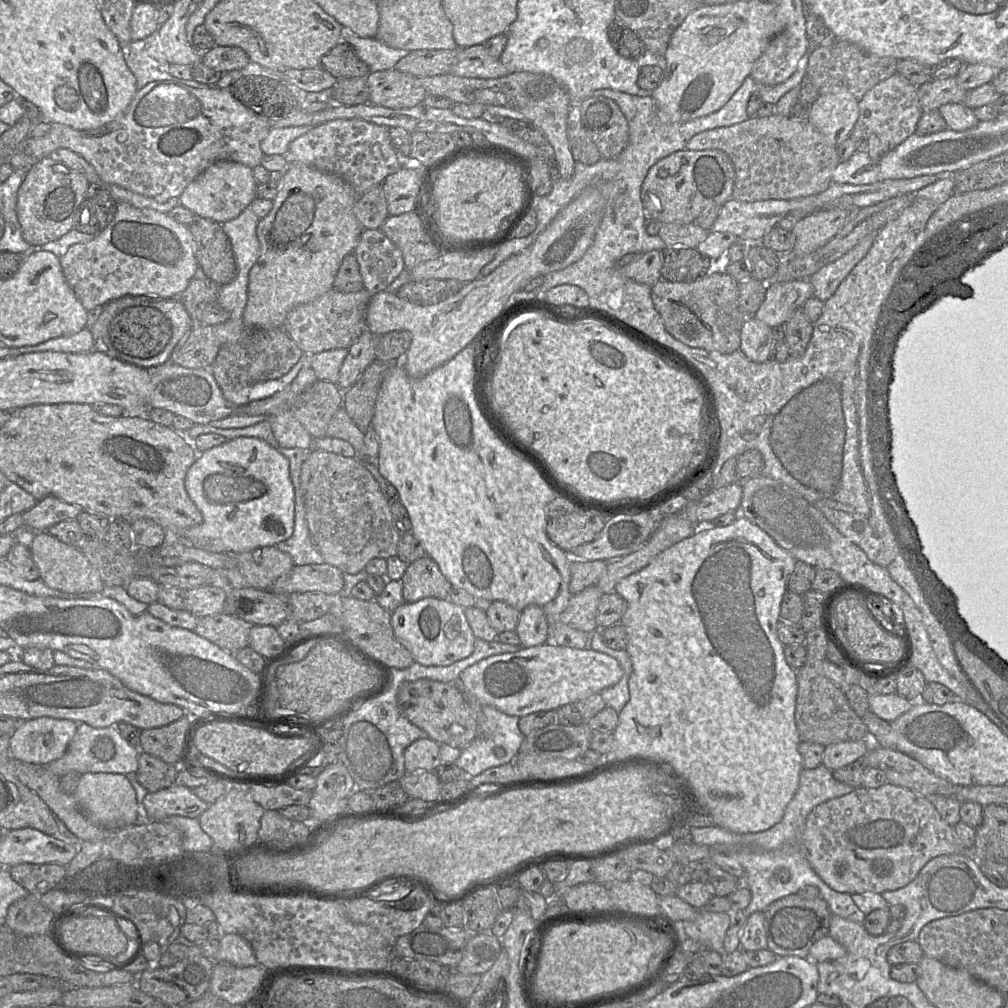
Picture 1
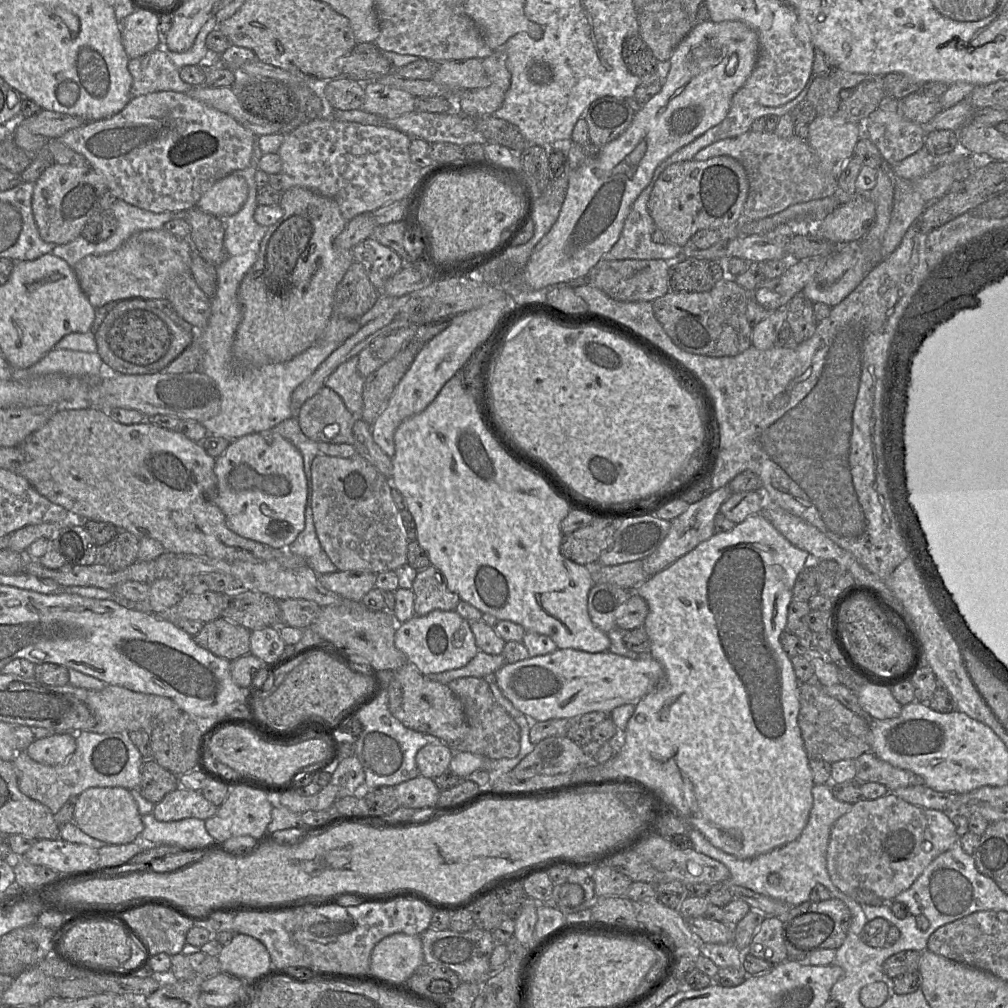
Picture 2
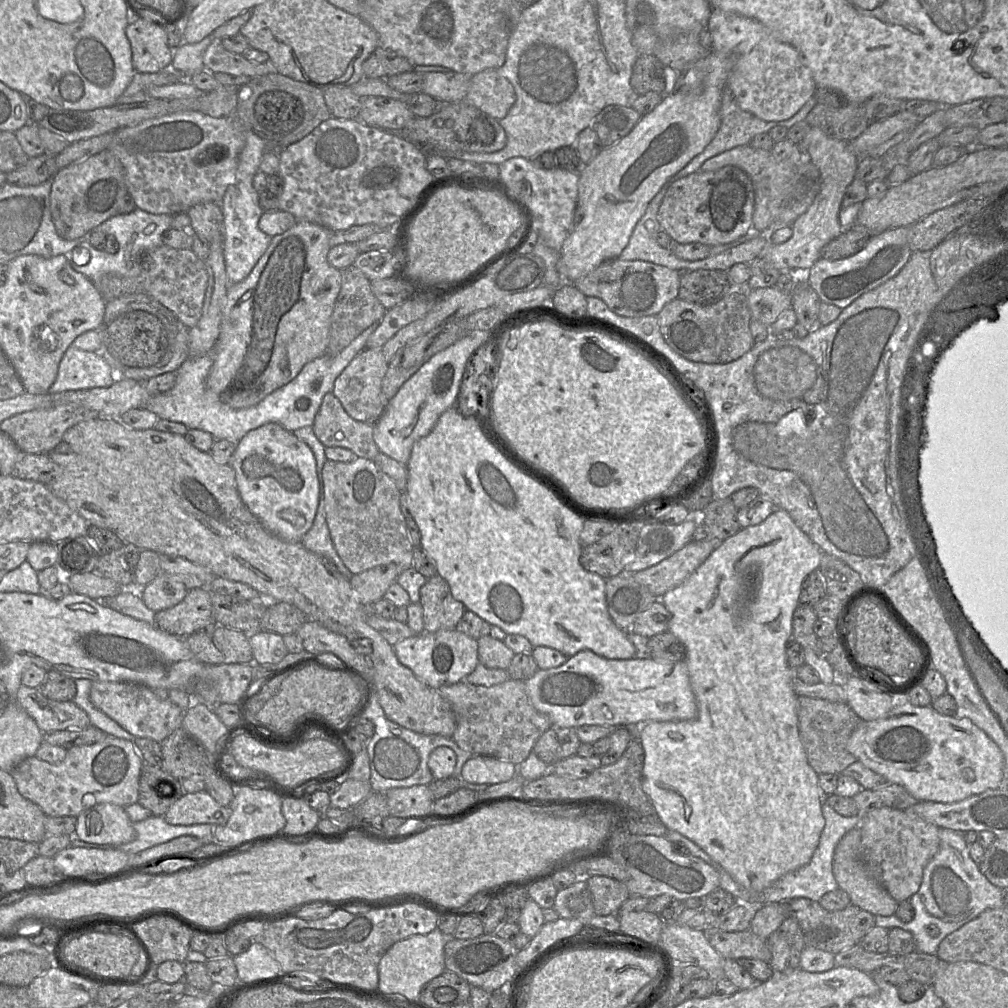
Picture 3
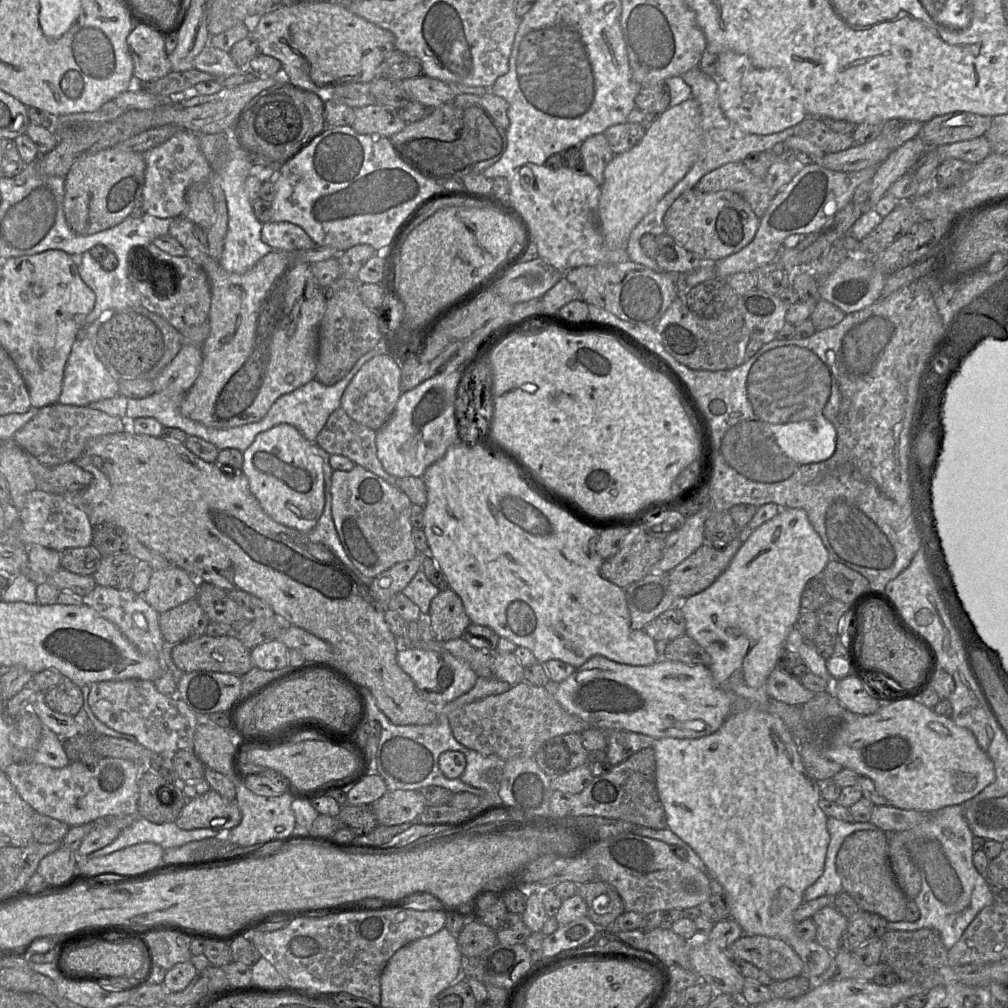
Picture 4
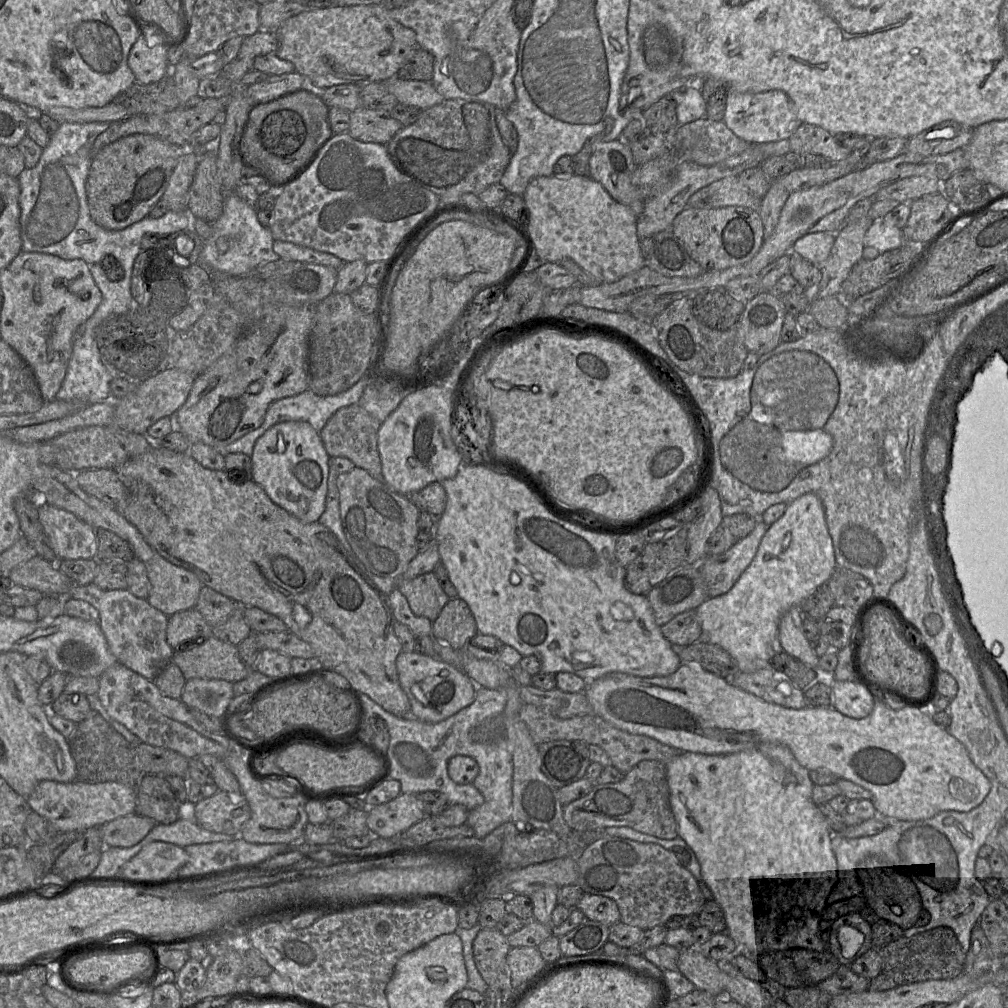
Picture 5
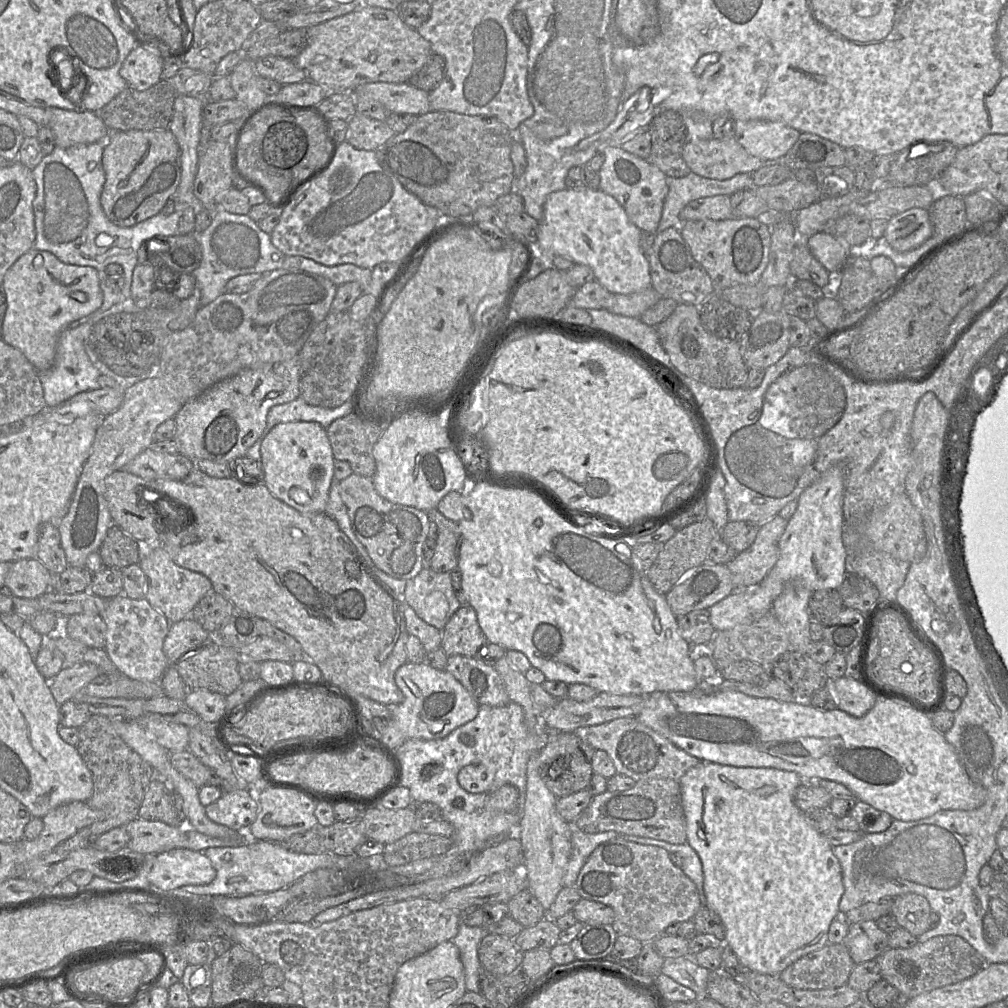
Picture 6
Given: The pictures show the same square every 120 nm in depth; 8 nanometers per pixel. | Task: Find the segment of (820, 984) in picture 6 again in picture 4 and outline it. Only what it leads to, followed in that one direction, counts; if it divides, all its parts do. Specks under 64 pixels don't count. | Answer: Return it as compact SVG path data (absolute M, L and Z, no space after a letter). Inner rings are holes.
M743 935L728 949L733 960L752 963L767 973L773 981L798 977L803 972L803 962L795 950L778 938Z

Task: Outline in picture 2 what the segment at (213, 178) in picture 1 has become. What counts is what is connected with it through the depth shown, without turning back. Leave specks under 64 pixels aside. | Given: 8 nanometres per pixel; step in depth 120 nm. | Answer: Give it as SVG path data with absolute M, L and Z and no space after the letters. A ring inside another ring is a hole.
M231 173L203 193L195 207L218 218L237 213L245 203L248 187L245 179Z

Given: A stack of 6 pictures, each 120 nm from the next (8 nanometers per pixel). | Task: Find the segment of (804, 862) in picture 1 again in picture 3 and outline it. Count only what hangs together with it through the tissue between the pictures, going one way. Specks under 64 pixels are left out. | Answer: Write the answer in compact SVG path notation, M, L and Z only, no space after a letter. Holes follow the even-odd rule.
M822 799L822 814L825 819L825 826L821 833L819 843L815 849L811 860L803 867L790 872L766 888L762 892L751 892L740 886L733 877L718 863L716 862L704 849L697 843L682 835L685 838L684 846L687 848L688 853L701 858L706 863L711 865L717 870L720 876L720 888L731 893L735 896L738 902L748 905L752 909L757 909L765 904L789 901L795 898L807 898L819 902L819 900L828 892L839 888L838 883L833 874L833 857L835 849L843 838L843 836L850 830L859 827L860 815L843 816L837 813L828 803Z

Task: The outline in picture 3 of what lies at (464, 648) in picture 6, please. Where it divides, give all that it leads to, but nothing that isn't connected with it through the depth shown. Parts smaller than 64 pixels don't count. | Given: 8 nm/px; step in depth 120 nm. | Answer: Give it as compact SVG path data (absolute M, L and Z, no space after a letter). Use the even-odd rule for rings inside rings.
M435 575L427 579L420 589L424 630L436 632L453 630L466 611L466 607L451 594L448 583Z

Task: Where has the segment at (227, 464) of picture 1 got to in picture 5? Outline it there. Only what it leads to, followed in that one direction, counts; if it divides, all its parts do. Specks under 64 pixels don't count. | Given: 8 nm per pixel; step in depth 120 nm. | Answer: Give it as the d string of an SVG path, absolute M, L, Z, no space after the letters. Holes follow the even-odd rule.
M285 421L269 428L255 443L251 456L251 479L259 484L270 499L305 523L319 520L326 506L330 456L320 433L305 421Z

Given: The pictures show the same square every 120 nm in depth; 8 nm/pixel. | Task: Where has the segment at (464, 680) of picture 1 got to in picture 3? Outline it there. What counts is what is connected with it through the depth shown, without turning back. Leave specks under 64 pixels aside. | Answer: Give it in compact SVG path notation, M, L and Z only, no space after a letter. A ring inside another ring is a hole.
M582 650L558 667L539 669L525 685L531 702L550 718L552 726L617 727L649 721L692 720L698 714L685 661L607 659L591 650Z

